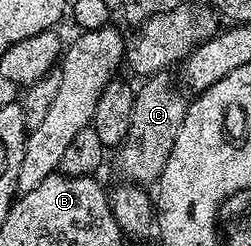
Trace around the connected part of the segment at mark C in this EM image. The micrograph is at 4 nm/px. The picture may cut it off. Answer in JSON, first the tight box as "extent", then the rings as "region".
{"extent":[118,71,189,187],"region":[[[164,71],[156,73],[142,82],[143,86],[138,86],[133,111],[129,119],[129,131],[127,138],[123,140],[122,145],[118,146],[119,153],[119,173],[124,182],[133,185],[142,185],[144,187],[158,182],[161,171],[165,171],[165,163],[169,163],[169,155],[173,151],[173,143],[177,143],[177,131],[181,131],[181,123],[187,114],[189,104],[188,98],[183,98],[179,94],[180,86],[171,82],[170,72]]]}

